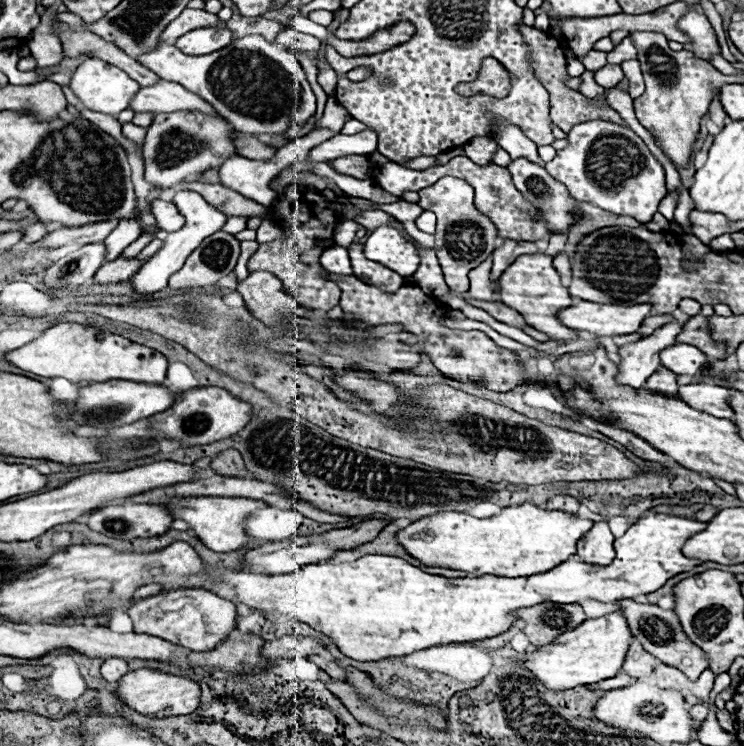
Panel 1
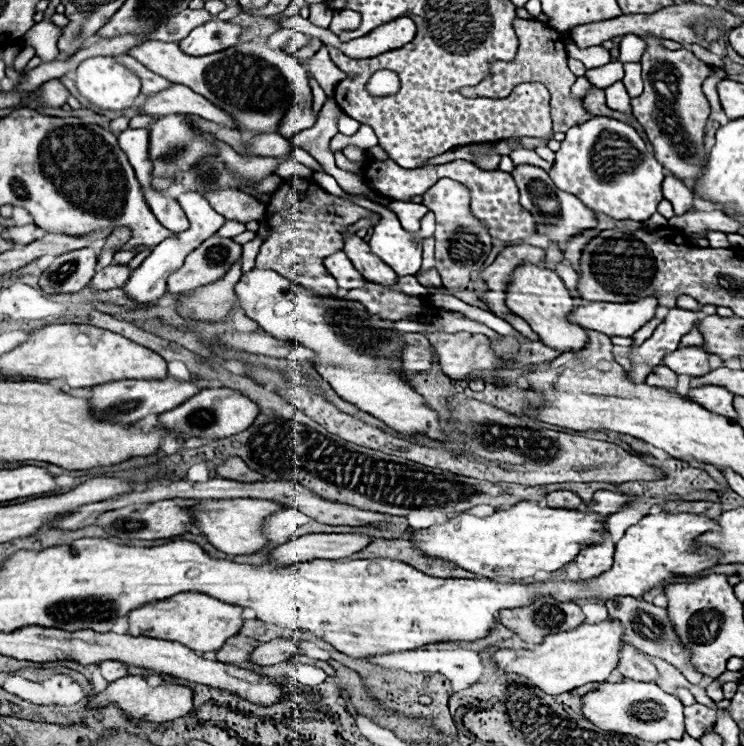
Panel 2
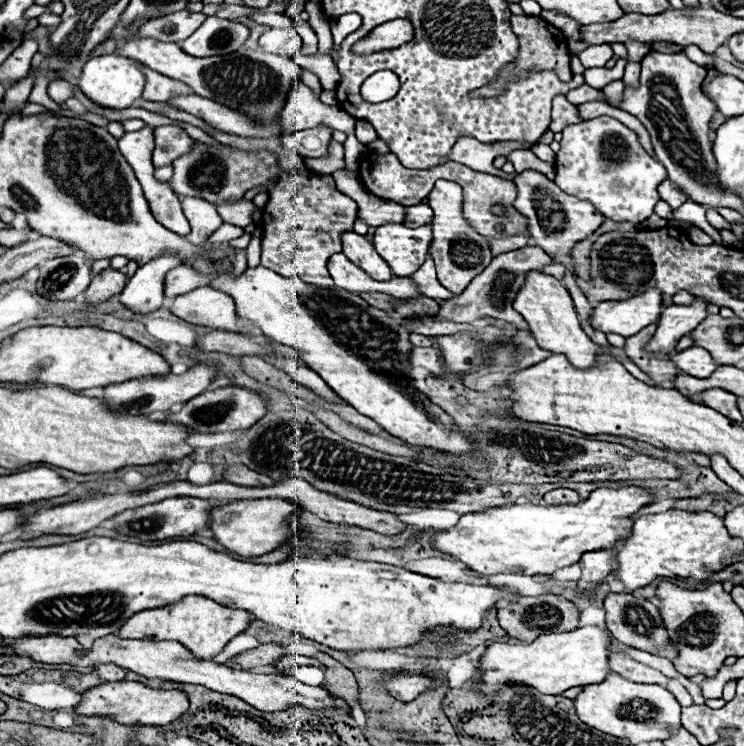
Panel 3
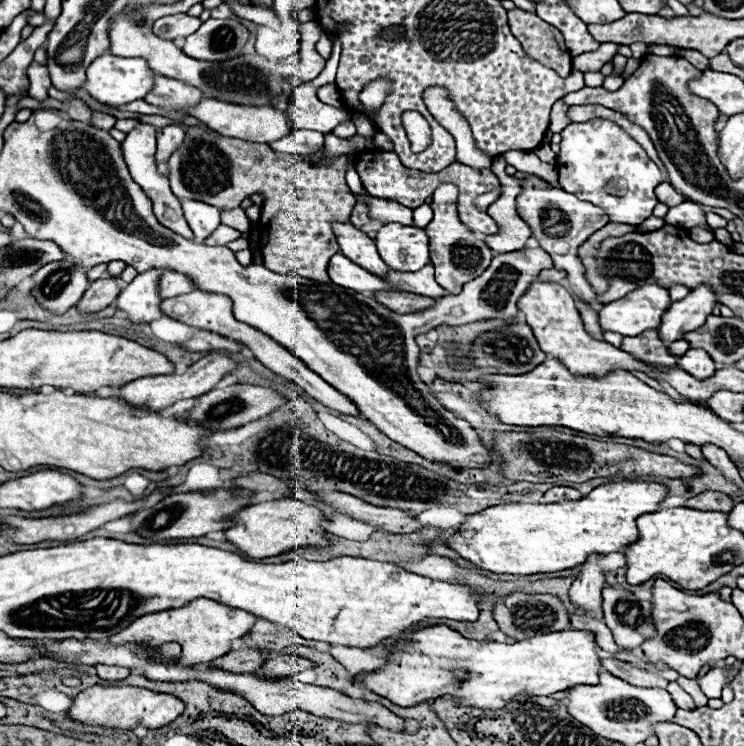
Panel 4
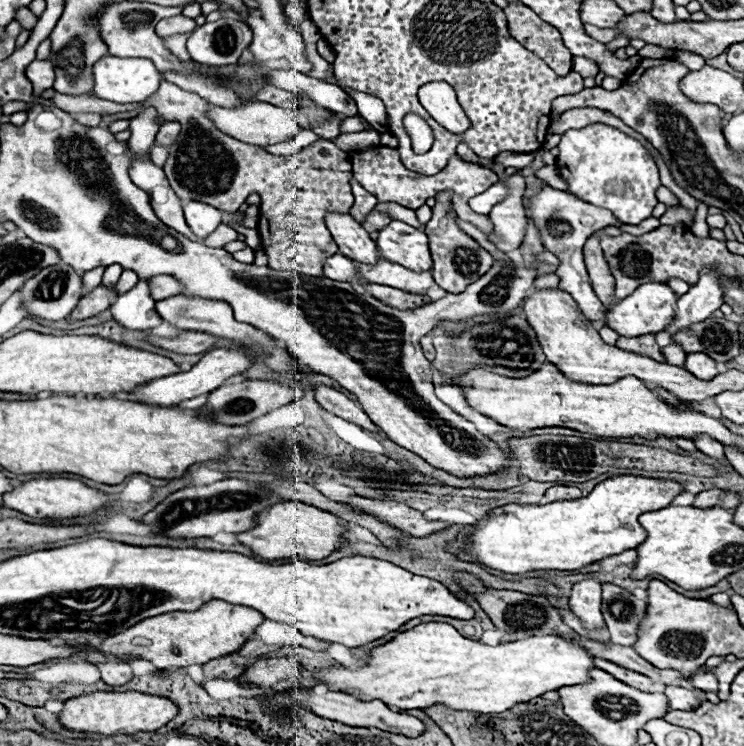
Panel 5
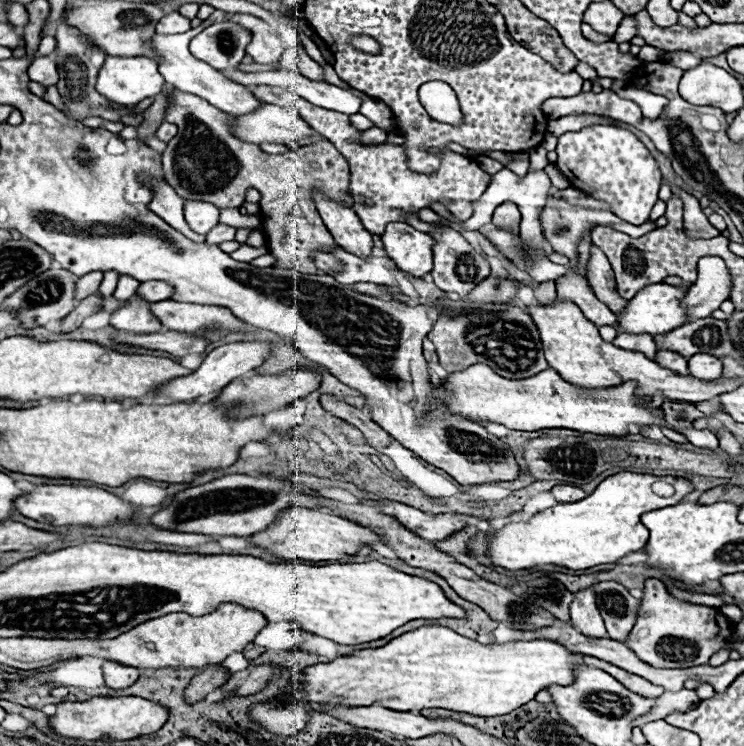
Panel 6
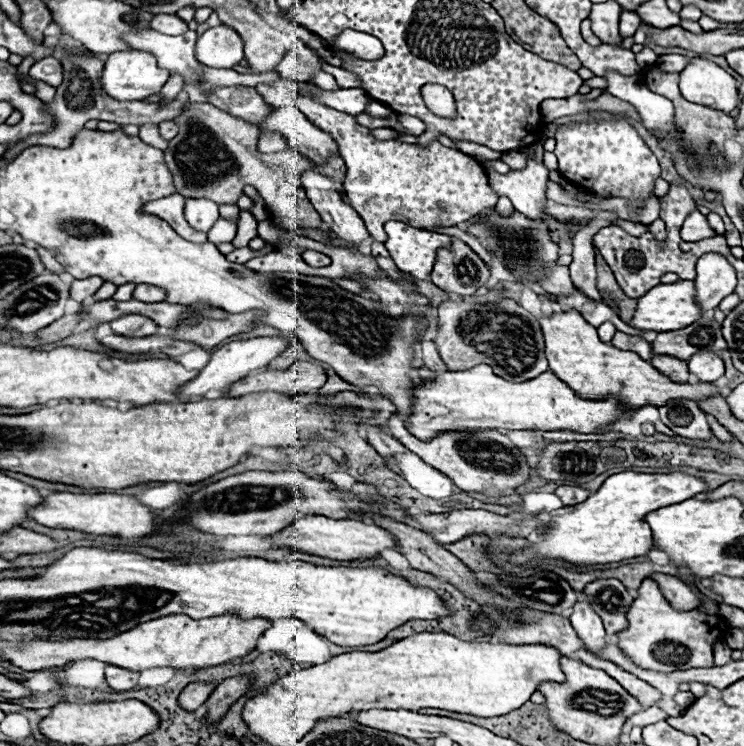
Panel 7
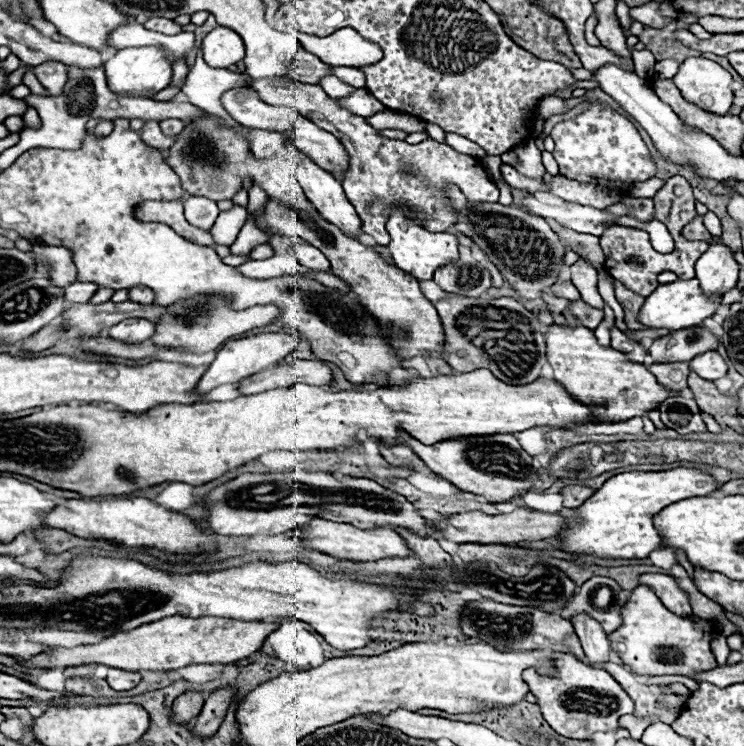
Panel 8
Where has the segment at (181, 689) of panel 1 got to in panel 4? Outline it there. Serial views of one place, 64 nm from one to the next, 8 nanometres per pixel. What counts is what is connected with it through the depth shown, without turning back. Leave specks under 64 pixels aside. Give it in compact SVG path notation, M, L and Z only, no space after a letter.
M92 686L82 690L74 704L70 706L68 714L76 722L84 724L100 724L110 728L126 728L134 730L138 726L142 728L162 728L176 720L184 712L184 702L176 698L174 694L164 692L152 692L138 686Z

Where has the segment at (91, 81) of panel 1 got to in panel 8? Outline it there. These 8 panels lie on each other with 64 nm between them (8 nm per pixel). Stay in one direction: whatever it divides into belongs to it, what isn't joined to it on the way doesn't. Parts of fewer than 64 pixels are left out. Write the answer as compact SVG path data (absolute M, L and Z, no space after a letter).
M152 46L118 50L114 56L110 56L104 62L104 70L106 70L108 88L112 92L126 94L126 96L142 96L142 98L150 98L156 92L164 90L172 78L172 66L168 64L164 52L160 48L152 48Z

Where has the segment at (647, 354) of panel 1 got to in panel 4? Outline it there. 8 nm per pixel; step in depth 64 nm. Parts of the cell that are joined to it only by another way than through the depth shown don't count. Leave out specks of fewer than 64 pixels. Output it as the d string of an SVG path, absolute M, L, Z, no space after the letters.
M708 286L694 288L684 300L672 302L670 308L664 312L662 324L658 328L660 338L666 340L666 346L680 340L686 332L692 332L700 328L706 318L712 314L712 308L716 306L714 292Z

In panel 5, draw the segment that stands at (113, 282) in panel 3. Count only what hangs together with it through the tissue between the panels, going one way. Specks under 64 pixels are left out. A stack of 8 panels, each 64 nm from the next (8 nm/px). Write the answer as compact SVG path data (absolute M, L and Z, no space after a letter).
M104 284L96 286L92 292L88 292L84 298L80 298L78 306L72 310L72 320L84 320L90 316L96 316L98 312L104 312L110 308L112 300L116 298L116 288L108 288Z

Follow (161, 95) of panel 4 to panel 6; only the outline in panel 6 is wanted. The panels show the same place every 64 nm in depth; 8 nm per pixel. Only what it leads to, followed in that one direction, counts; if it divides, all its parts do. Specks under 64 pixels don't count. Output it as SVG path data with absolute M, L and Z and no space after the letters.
M168 84L164 86L164 90L168 90L168 98L170 98L168 108L166 108L166 112L164 112L164 120L166 120L166 122L174 122L174 124L178 126L178 136L174 136L174 140L168 142L168 148L166 148L164 156L162 156L162 166L164 166L166 182L168 182L168 184L178 192L178 196L182 196L184 200L202 200L202 202L210 202L210 204L214 204L214 206L218 206L218 208L240 208L242 202L244 202L246 192L248 192L250 188L256 188L256 190L262 194L262 216L264 216L264 228L262 228L262 232L264 232L264 236L266 236L270 254L276 258L276 264L274 264L274 266L276 266L276 268L296 268L296 270L300 270L300 272L304 272L304 274L316 274L318 268L316 268L312 256L318 254L318 252L322 252L324 248L334 248L336 242L332 240L332 234L328 232L328 228L324 226L324 222L322 222L322 218L320 218L320 214L318 214L318 210L316 210L314 194L320 194L320 196L324 196L326 200L332 200L332 202L342 204L342 206L346 206L346 208L350 208L350 206L354 204L354 198L352 198L352 194L350 194L350 168L348 168L346 158L344 158L344 156L336 150L336 146L334 146L332 142L328 142L328 140L318 140L318 142L314 142L314 144L310 144L310 146L296 148L296 150L292 150L292 152L288 152L288 154L276 154L276 156L274 156L274 154L266 154L266 152L260 150L260 146L242 142L242 140L238 140L236 136L232 136L230 130L228 130L228 116L226 116L224 112L220 112L218 108L212 108L212 104L208 104L206 100L202 100L202 98L198 98L198 96L194 96L194 94L180 92L180 90L176 90L176 88L168 88Z

